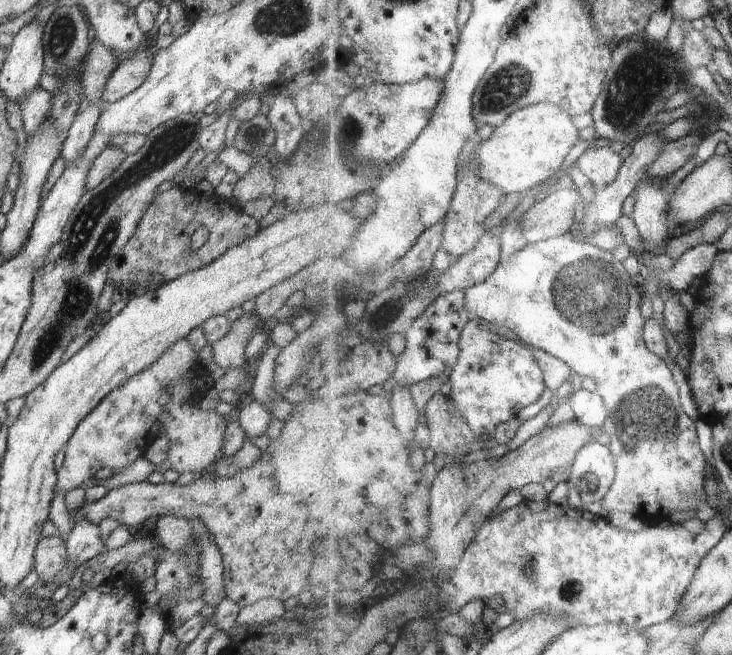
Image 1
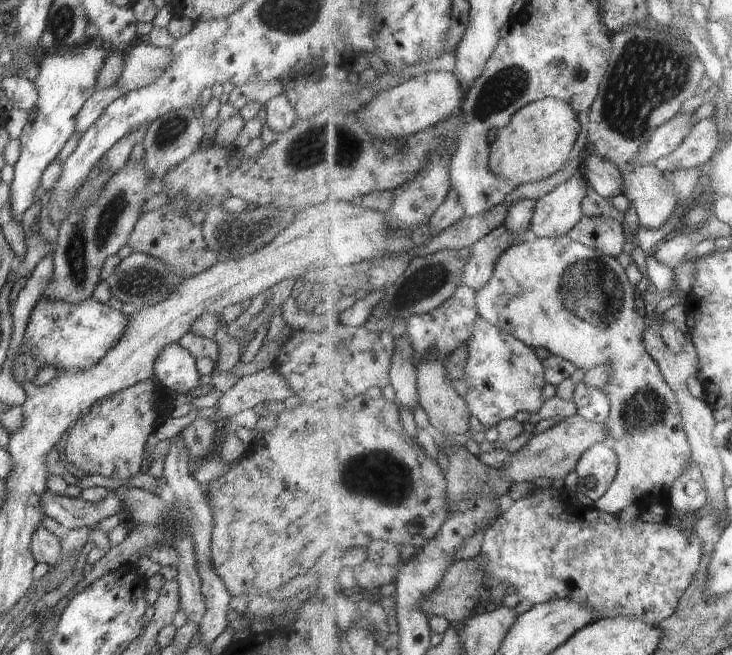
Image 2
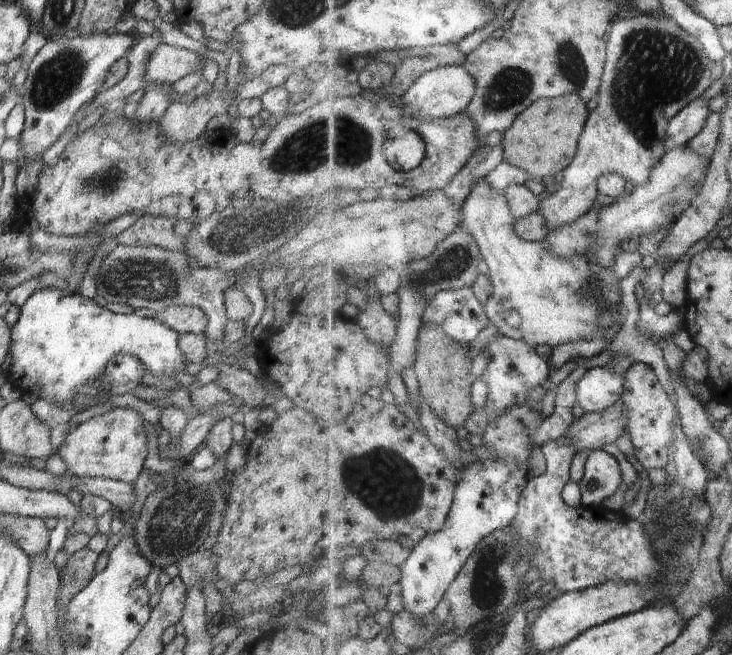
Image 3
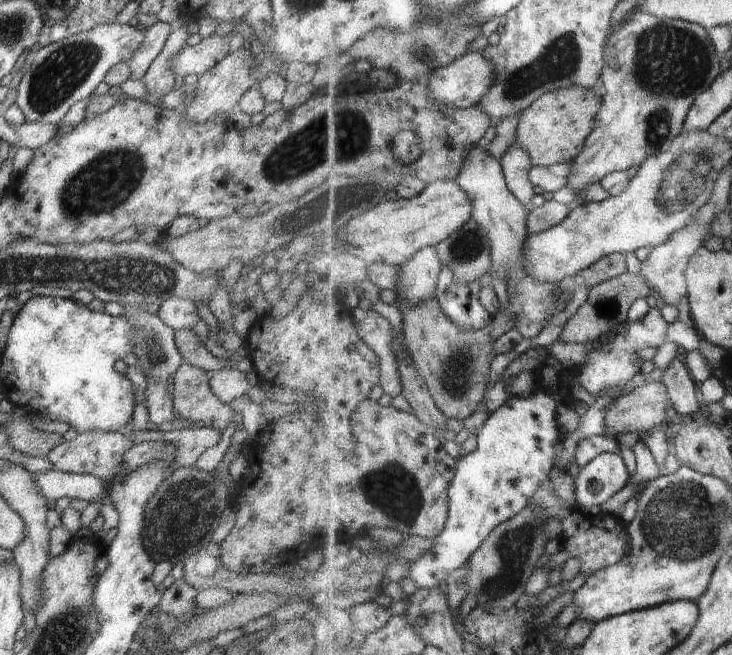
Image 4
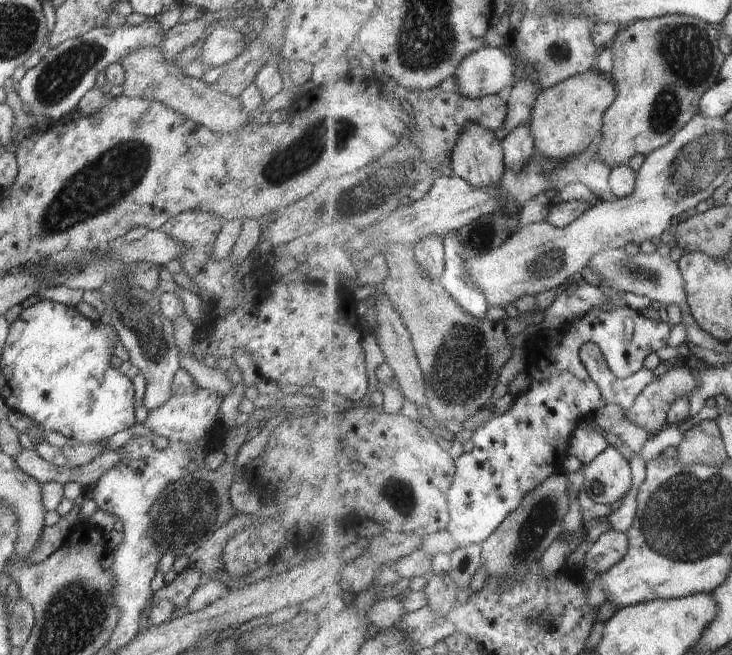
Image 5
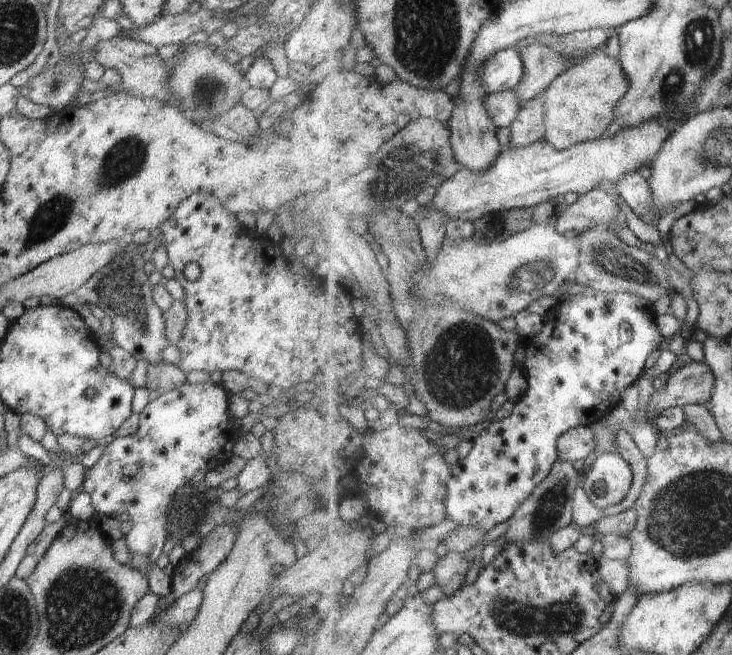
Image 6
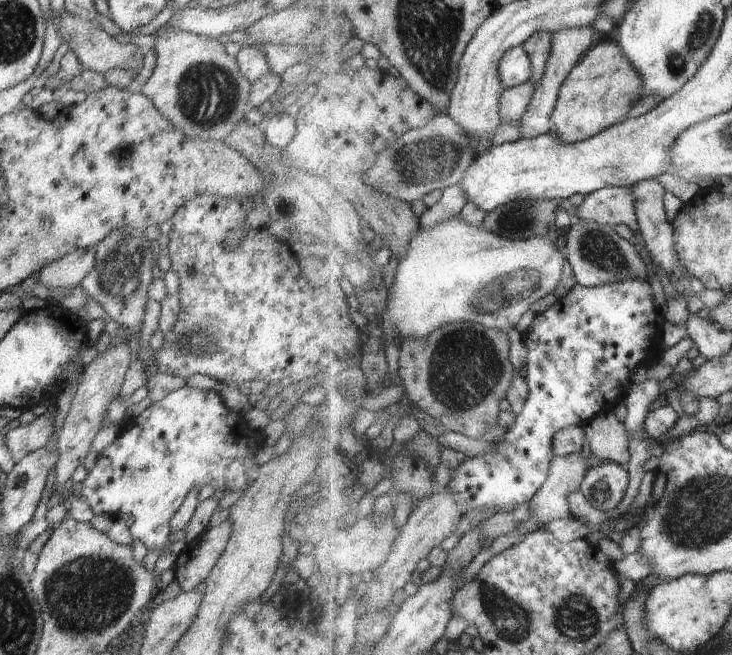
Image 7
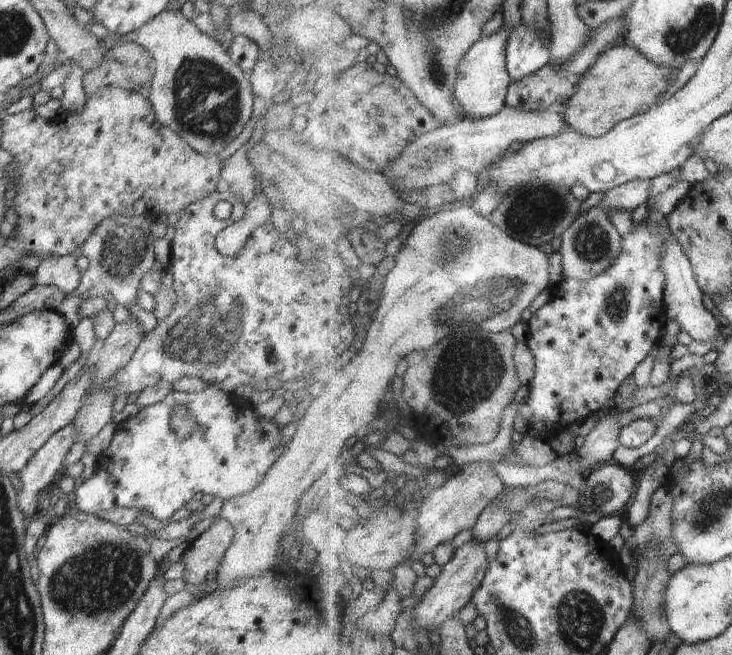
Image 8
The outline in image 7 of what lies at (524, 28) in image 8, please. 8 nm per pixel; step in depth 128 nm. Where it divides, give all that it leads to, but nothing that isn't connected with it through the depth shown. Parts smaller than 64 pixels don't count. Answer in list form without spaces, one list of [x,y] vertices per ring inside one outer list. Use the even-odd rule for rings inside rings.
[[[524,45],[510,49],[501,63],[501,75],[505,88],[526,84],[535,74],[533,58]]]

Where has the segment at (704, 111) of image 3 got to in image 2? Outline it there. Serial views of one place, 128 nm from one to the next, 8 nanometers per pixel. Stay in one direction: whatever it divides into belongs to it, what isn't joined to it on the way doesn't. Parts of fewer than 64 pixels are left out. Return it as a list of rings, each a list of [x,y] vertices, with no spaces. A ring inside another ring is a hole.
[[[690,113],[679,114],[670,122],[663,124],[652,135],[651,141],[639,154],[638,164],[656,165],[660,159],[670,156],[684,144],[686,138],[691,136],[696,124],[692,124]]]

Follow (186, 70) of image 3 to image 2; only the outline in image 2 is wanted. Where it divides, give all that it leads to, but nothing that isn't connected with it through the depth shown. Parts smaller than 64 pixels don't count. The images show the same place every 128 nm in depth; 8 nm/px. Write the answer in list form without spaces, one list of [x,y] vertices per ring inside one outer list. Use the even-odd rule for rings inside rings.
[[[135,43],[123,49],[125,65],[120,80],[114,87],[120,87],[124,92],[138,90],[153,85],[173,62],[172,47],[159,47],[152,43]]]

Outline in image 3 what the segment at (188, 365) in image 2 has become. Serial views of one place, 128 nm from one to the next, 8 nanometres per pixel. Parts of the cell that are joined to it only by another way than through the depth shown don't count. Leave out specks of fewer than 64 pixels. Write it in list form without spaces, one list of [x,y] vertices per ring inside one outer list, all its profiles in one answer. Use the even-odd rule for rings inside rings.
[[[44,288],[34,292],[20,307],[18,321],[11,328],[9,352],[12,355],[12,362],[5,377],[22,393],[22,396],[32,388],[40,388],[40,398],[73,414],[78,404],[86,406],[86,402],[92,402],[100,394],[101,387],[105,386],[101,377],[106,365],[117,354],[124,353],[136,357],[153,375],[174,376],[176,370],[184,372],[188,362],[183,352],[180,352],[178,337],[179,333],[164,326],[156,318],[147,319],[135,314],[113,313],[106,307],[101,307],[94,299],[83,297],[78,292],[70,293],[58,288]]]

